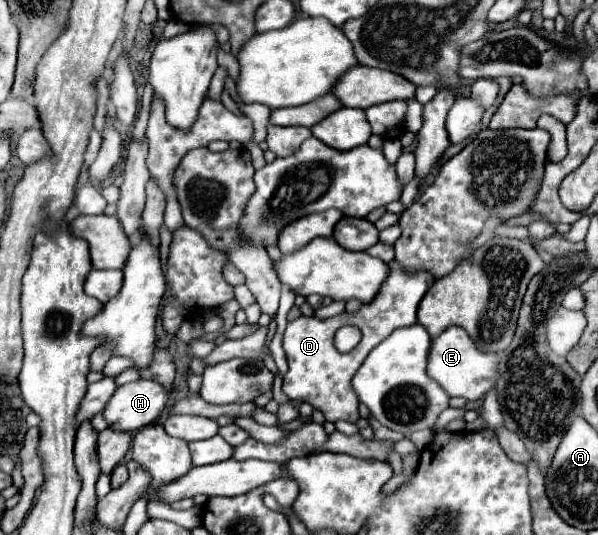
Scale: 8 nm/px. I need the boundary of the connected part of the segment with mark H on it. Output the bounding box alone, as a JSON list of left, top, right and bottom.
[104,380,170,430]

